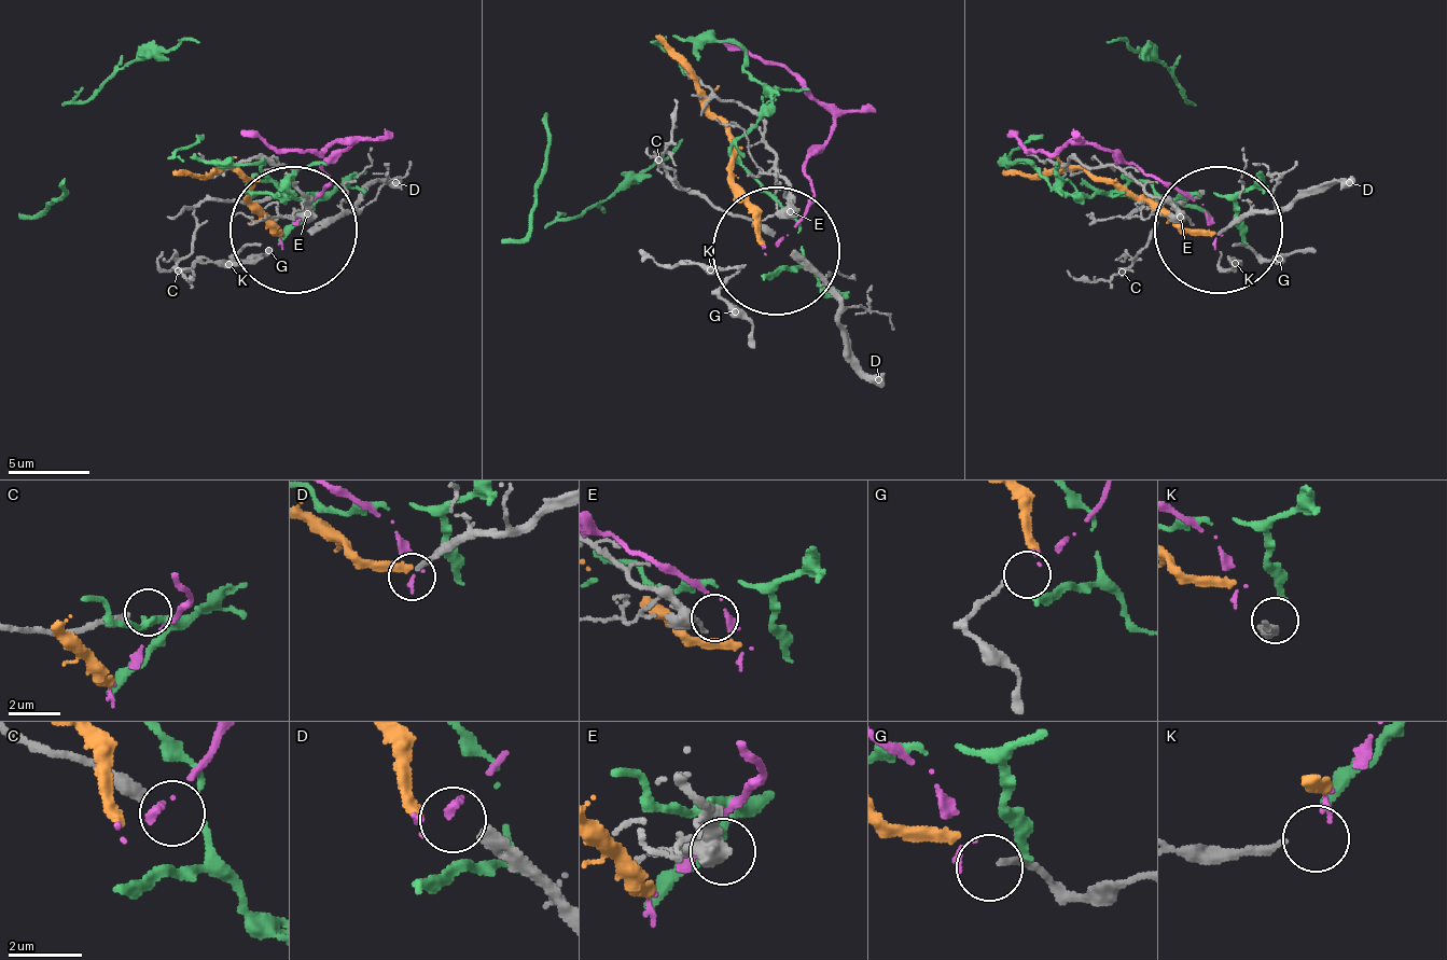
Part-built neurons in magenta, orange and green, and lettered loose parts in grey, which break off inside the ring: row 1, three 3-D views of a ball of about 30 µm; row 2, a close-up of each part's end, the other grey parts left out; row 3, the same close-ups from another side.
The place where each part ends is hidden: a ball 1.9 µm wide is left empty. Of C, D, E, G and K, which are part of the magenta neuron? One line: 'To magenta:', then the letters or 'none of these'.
To magenta: G

